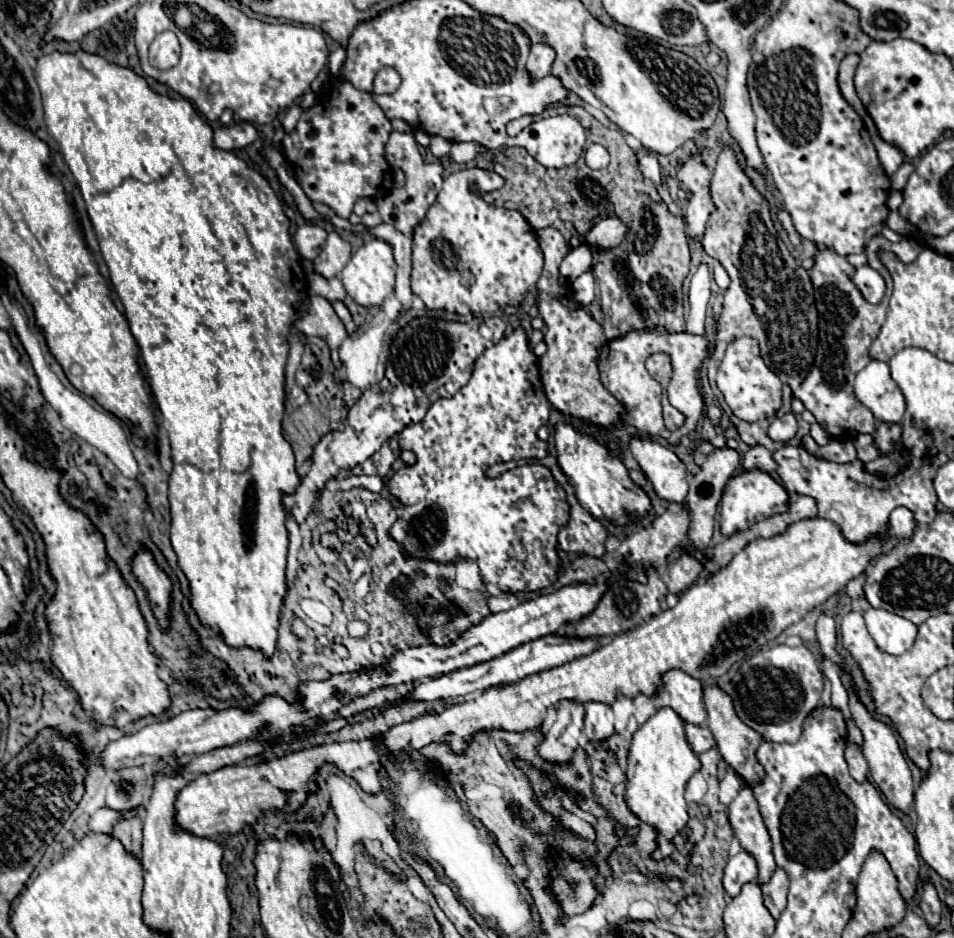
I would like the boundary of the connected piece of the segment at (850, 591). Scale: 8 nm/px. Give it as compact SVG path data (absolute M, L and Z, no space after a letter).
M860 575L858 579L850 581L850 583L844 587L844 593L846 593L848 597L854 597L854 599L862 597L862 595L864 595L864 591L862 591L862 583L864 583L864 577L866 577L866 575Z

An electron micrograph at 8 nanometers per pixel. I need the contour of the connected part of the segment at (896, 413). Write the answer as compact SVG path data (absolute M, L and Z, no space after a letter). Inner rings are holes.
M870 361L856 375L854 393L856 399L874 413L876 421L888 421L888 423L902 421L906 401L902 399L898 385L890 377L888 363Z

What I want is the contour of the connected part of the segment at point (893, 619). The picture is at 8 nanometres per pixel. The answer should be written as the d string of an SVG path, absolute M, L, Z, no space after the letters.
M884 609L864 611L864 621L878 649L890 655L902 655L908 651L918 635L918 627L912 621Z

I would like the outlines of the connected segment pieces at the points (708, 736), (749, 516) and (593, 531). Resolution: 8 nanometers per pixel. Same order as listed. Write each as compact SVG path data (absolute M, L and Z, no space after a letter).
M686 723L686 737L688 737L688 743L692 747L694 753L704 753L708 751L712 745L714 745L714 735L708 727L704 725L692 725L692 723Z
M762 469L752 471L740 471L738 475L732 475L726 483L726 489L720 499L720 533L722 535L734 535L738 531L748 529L752 523L764 521L768 517L774 517L778 513L788 511L788 491L784 485L774 479L770 473Z
M548 455L548 457L540 459L538 463L546 465L552 471L552 477L566 491L566 497L570 503L570 521L558 533L560 549L564 549L568 553L584 553L584 555L602 559L606 555L606 547L604 547L604 541L608 535L606 527L602 525L602 521L594 519L578 503L574 489L570 487L570 483L566 483L566 475L562 475L562 471L558 471L558 465L554 463L554 455Z

